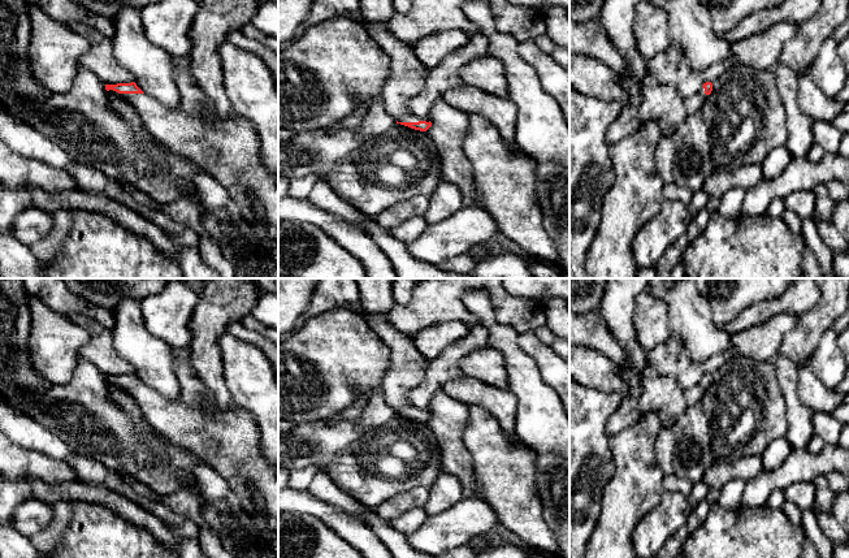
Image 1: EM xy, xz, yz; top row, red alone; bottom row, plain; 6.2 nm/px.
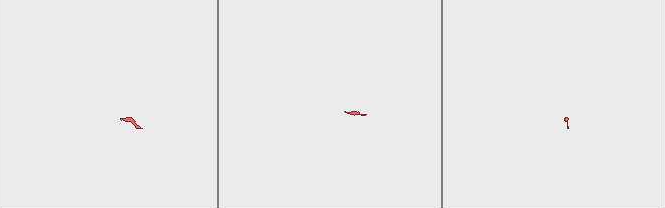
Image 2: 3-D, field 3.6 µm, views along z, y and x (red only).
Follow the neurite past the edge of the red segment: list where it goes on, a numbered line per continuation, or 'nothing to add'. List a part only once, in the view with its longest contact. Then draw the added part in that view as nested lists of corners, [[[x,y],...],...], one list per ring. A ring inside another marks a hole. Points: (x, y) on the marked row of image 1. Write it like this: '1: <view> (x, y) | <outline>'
1: xy (229, 150) | [[[178,68],[177,82],[181,94],[177,109],[168,109],[146,94],[109,91],[137,109],[144,130],[166,151],[191,160],[216,178],[228,190],[234,209],[242,213],[247,222],[267,221],[276,226],[278,242],[278,182],[261,160],[260,138],[255,126],[234,112],[224,120],[215,118],[207,96],[187,68]]]

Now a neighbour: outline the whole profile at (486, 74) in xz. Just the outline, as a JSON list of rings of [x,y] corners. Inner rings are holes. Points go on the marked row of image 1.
[[[494,57],[477,59],[459,72],[463,85],[478,88],[489,95],[508,98],[508,86],[504,69]]]

